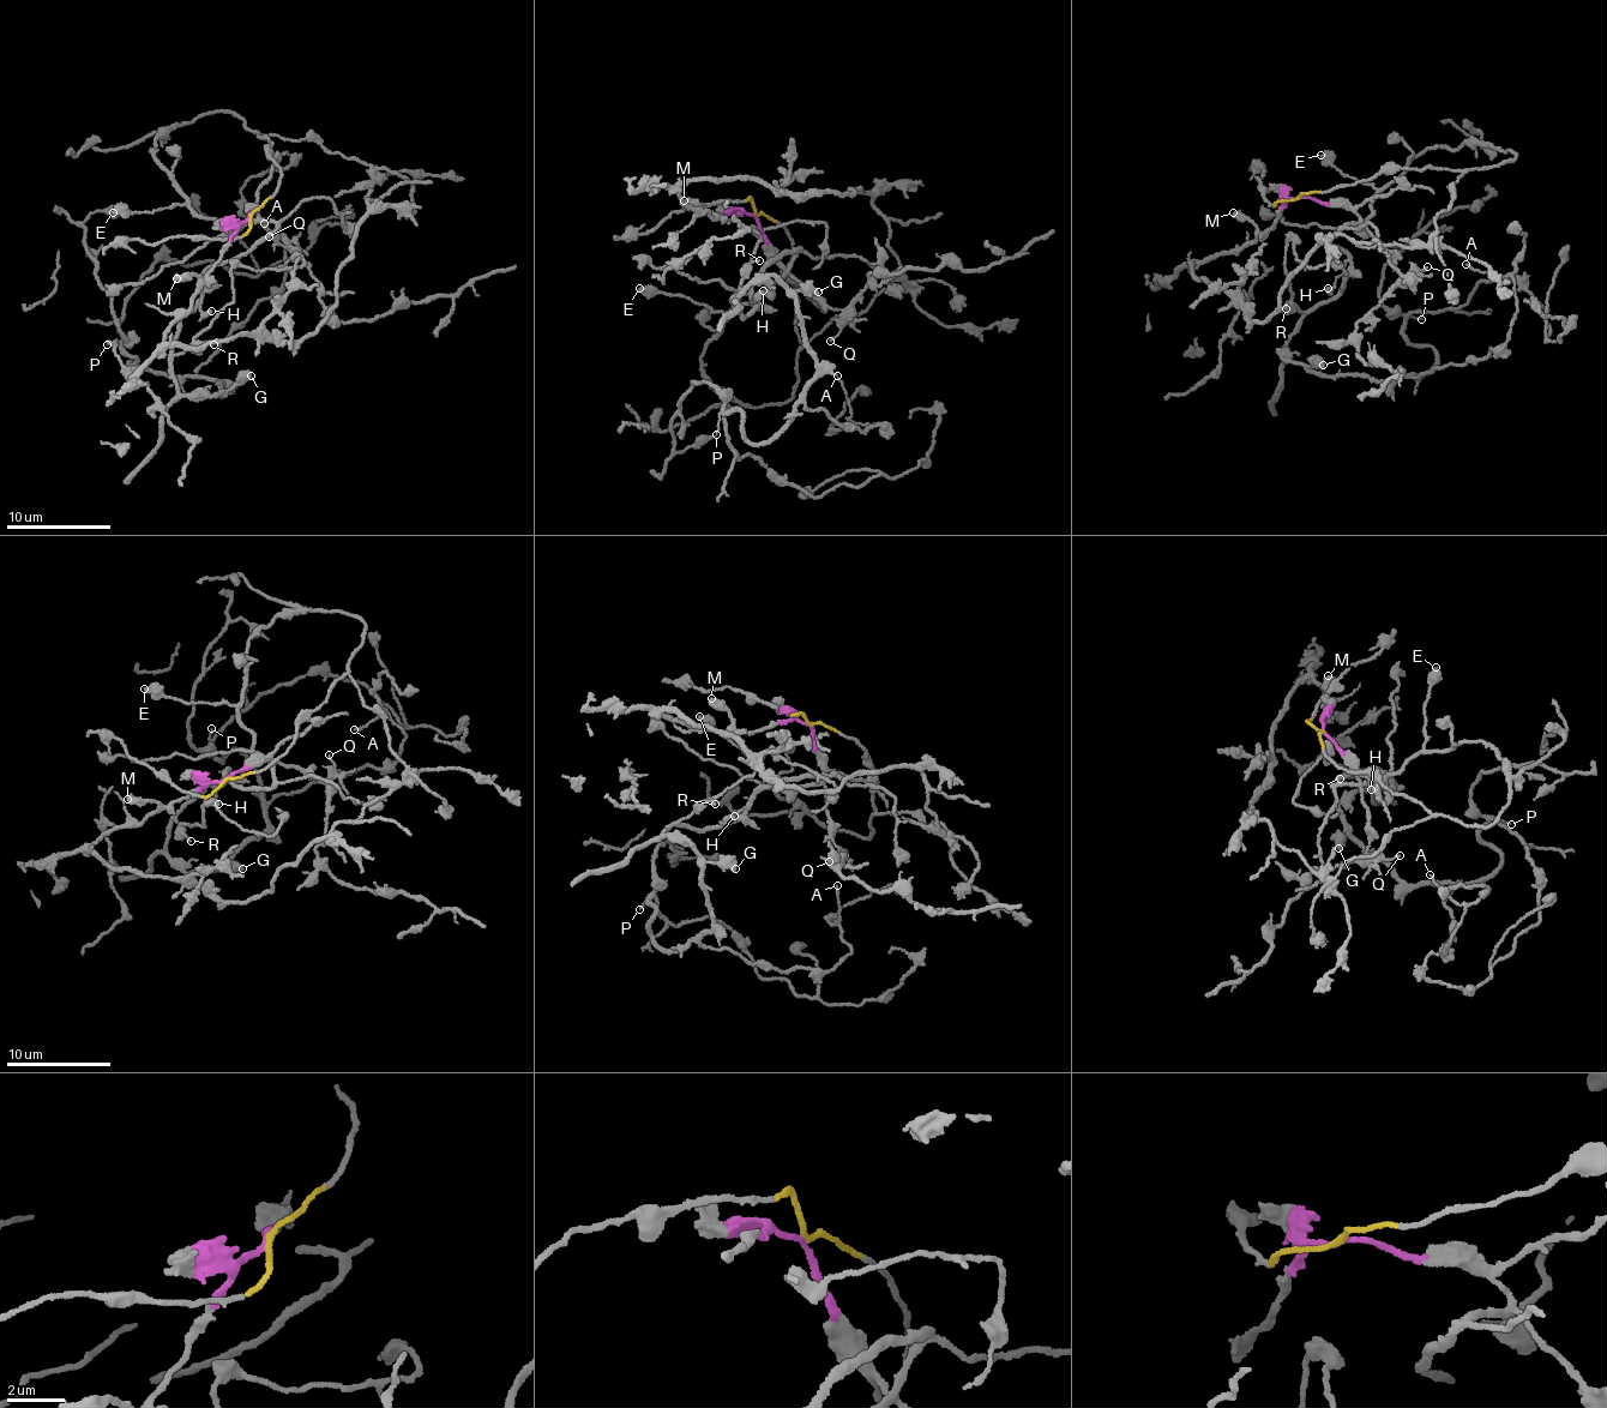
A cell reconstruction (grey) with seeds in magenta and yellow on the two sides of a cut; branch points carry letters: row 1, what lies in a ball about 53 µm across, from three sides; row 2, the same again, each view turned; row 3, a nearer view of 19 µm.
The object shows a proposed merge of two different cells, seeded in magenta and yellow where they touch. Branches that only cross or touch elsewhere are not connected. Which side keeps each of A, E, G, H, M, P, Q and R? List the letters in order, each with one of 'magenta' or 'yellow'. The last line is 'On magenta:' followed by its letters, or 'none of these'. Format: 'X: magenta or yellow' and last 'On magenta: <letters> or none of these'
A: yellow
E: yellow
G: yellow
H: yellow
M: magenta
P: yellow
Q: magenta
R: yellow
On magenta: M, Q

